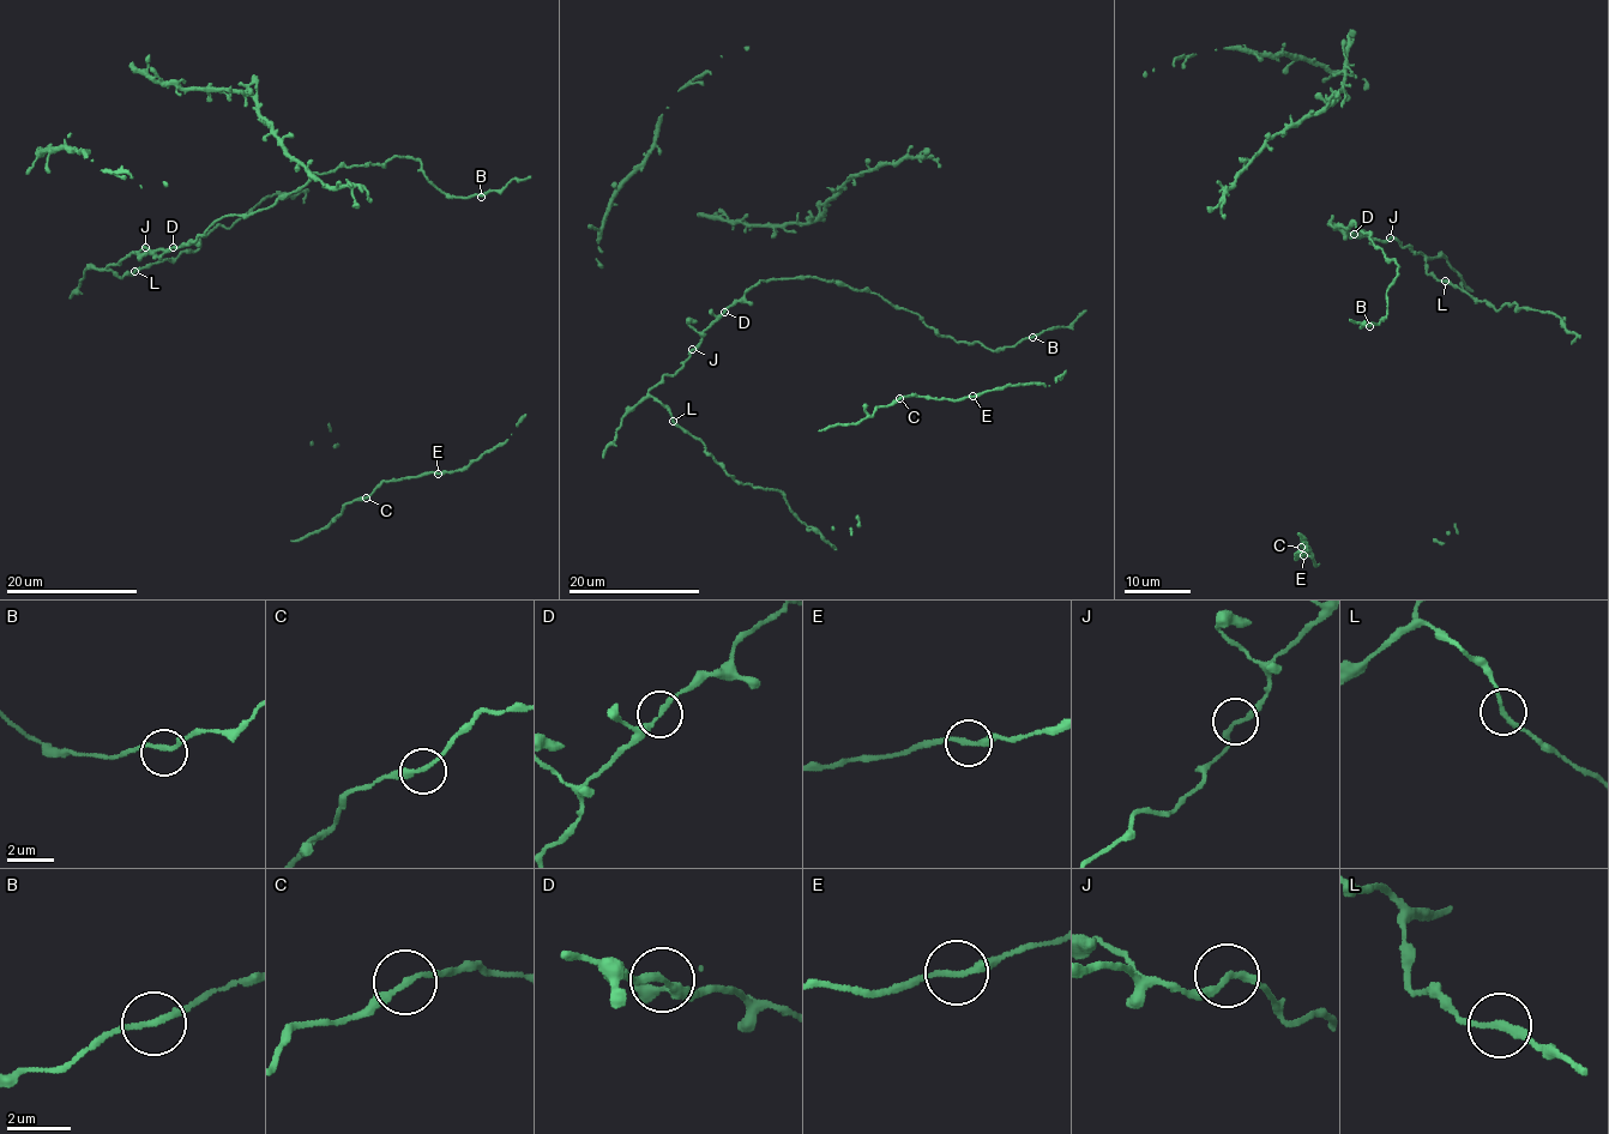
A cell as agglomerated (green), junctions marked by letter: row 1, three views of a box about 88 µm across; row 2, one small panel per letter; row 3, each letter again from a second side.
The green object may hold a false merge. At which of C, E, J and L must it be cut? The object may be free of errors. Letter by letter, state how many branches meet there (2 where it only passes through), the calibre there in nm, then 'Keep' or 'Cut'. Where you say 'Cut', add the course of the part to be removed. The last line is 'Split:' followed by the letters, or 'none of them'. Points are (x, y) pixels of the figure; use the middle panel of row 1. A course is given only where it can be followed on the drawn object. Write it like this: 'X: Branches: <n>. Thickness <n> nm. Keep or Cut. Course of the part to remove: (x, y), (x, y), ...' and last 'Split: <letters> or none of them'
C: Branches: 2. Thickness 200 nm. Keep
E: Branches: 2. Thickness 200 nm. Keep
J: Branches: 2. Thickness 200 nm. Keep
L: Branches: 2. Thickness 200 nm. Keep
Split: none of them

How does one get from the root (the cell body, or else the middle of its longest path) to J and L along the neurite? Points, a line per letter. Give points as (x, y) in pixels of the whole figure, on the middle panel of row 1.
J: (873, 293), (811, 277), (761, 281), (718, 315), (692, 349)
L: (873, 293), (811, 277), (754, 284), (711, 323), (675, 373), (664, 375), (649, 392), (674, 421)

